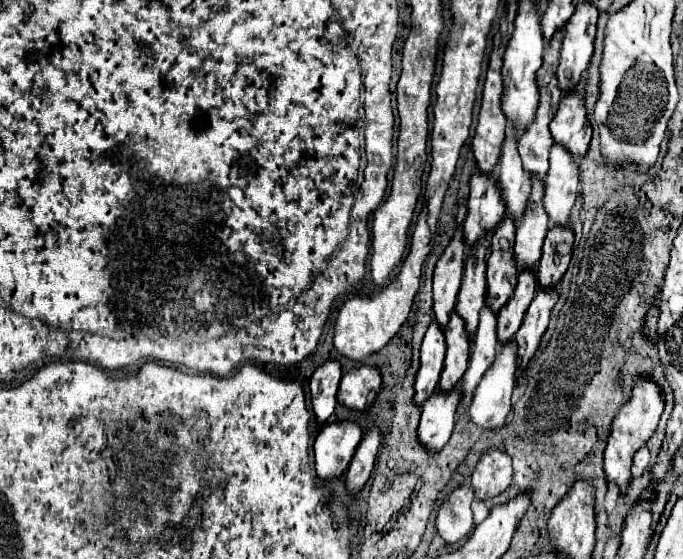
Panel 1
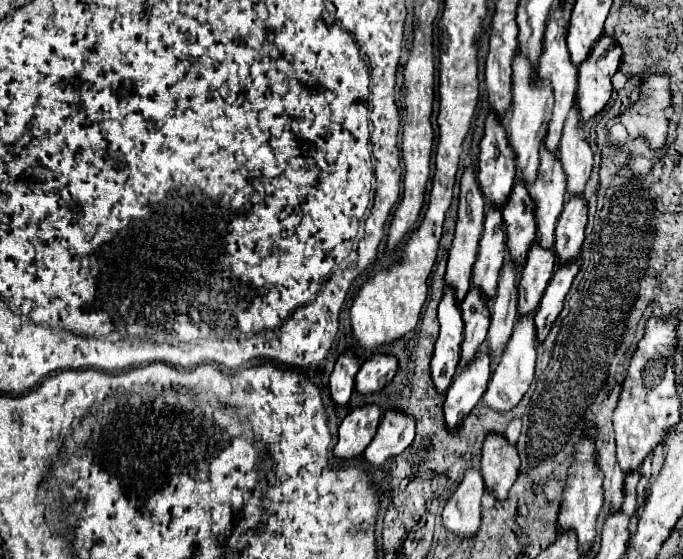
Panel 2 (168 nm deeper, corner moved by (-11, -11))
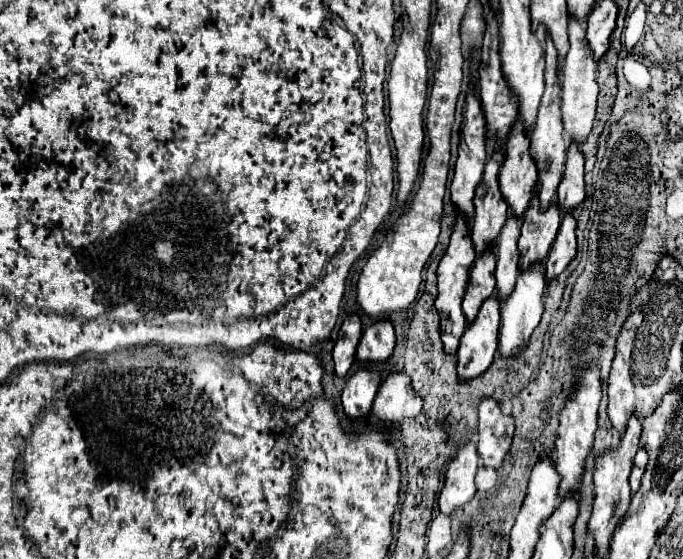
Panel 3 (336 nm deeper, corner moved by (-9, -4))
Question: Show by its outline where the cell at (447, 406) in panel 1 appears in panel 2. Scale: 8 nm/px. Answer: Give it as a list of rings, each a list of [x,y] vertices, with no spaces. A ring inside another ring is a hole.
[[[478,352],[476,360],[464,372],[460,372],[448,388],[444,402],[444,420],[450,432],[458,432],[466,416],[480,402],[490,378],[490,362],[492,360],[488,354]]]

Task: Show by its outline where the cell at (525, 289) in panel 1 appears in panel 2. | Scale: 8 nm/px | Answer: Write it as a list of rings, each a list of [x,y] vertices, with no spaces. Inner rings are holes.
[[[538,242],[528,252],[528,264],[524,264],[524,276],[518,284],[518,314],[534,314],[540,306],[544,290],[552,278],[556,256],[552,250],[538,248]]]

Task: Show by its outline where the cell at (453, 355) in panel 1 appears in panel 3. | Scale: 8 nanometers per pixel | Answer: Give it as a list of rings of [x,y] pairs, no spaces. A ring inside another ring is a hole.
[[[486,249],[486,253],[482,253],[474,261],[474,267],[470,271],[468,289],[466,289],[464,303],[462,303],[466,321],[474,321],[480,305],[486,301],[486,297],[490,297],[494,293],[494,289],[496,289],[494,269],[496,269],[496,253],[494,253],[494,249]]]

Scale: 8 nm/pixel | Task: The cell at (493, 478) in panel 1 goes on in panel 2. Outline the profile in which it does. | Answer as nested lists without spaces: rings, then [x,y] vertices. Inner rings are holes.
[[[488,436],[482,448],[480,472],[486,482],[486,490],[492,492],[496,500],[506,500],[520,472],[520,458],[516,448],[504,436]]]

